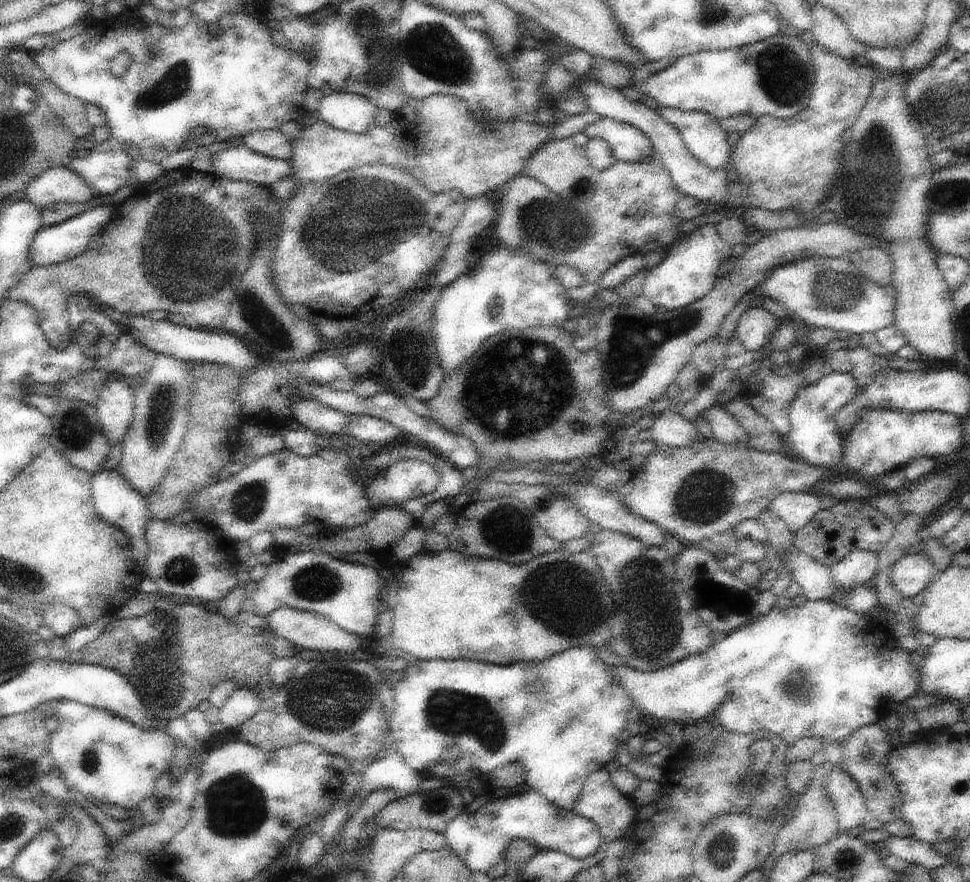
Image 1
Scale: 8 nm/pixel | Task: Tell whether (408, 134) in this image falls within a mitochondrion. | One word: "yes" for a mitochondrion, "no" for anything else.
no

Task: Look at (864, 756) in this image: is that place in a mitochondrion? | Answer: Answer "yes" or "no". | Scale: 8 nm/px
yes

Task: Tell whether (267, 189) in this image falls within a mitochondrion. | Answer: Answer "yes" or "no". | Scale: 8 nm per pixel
no

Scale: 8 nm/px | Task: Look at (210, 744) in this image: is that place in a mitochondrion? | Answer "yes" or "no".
no

